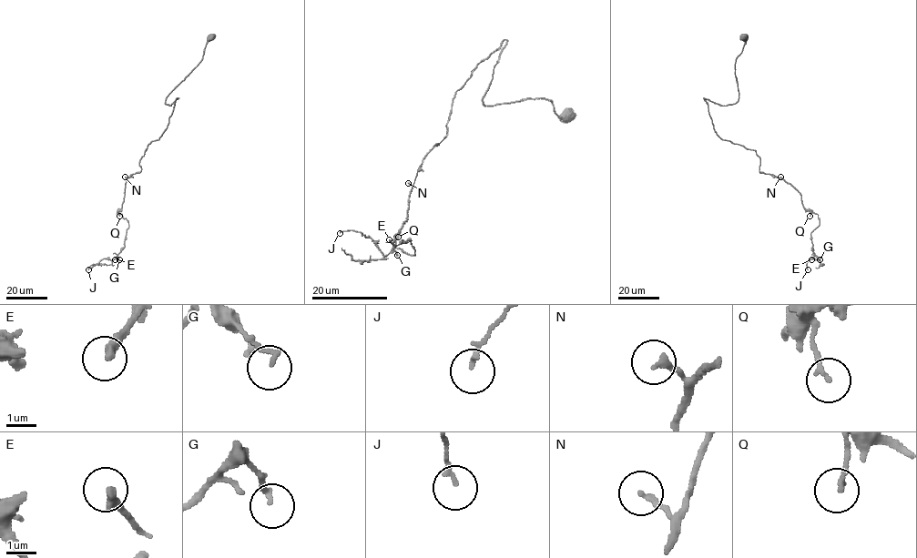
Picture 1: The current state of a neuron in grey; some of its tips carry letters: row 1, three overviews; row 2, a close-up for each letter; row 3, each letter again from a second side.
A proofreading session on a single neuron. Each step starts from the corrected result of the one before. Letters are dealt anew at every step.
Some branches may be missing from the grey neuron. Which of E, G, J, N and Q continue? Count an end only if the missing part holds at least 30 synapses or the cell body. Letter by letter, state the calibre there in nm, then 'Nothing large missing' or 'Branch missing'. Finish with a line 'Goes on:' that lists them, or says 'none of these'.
E: Thickness 340 nm. Branch missing
G: Thickness 140 nm. Nothing large missing
J: Thickness 130 nm. Nothing large missing
N: Thickness 190 nm. Nothing large missing
Q: Thickness 160 nm. Nothing large missing
Goes on: E

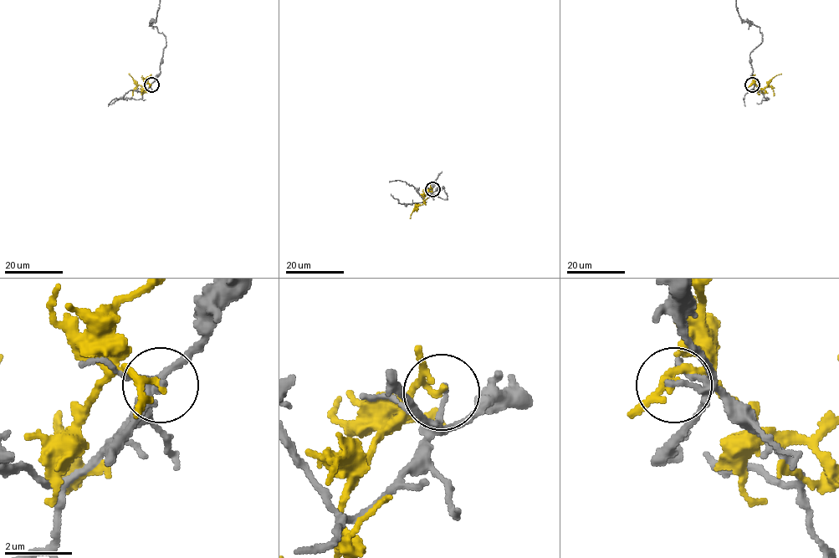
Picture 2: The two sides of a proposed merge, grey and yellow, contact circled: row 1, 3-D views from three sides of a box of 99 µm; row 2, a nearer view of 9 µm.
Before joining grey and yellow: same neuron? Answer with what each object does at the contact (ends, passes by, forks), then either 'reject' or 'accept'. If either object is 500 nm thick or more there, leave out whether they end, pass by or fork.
grey ends there; yellow passes by; reject

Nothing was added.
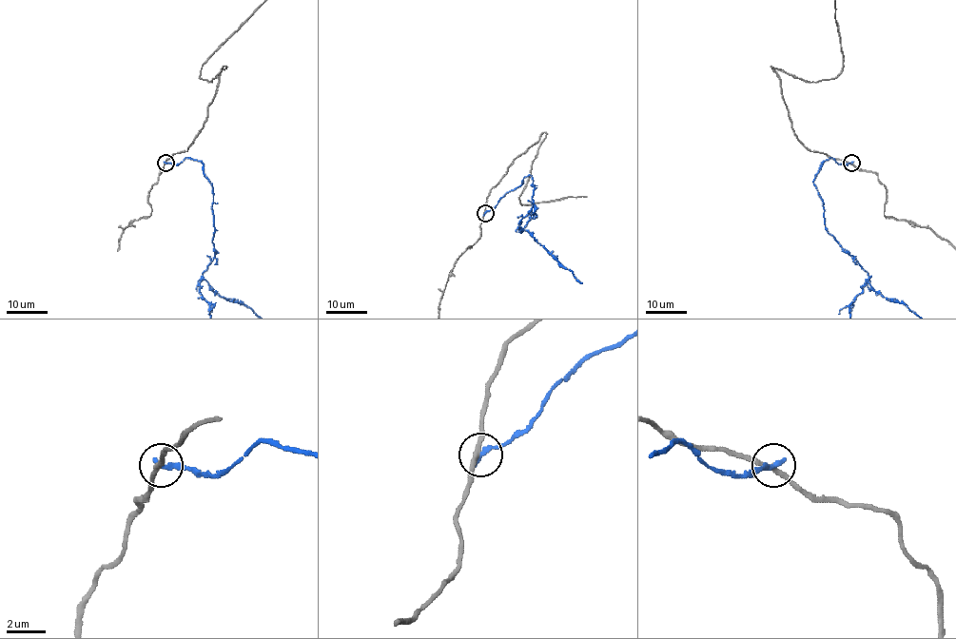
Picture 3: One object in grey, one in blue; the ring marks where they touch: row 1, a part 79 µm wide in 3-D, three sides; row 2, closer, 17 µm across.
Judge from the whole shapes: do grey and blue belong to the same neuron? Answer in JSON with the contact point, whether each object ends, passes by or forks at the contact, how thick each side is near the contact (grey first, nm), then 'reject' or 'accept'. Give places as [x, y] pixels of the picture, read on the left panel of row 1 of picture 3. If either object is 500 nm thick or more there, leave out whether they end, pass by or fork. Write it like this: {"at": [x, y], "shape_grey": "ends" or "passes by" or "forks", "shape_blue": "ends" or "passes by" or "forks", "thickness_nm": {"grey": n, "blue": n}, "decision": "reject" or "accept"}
{"at": [165, 163], "shape_grey": "passes by", "shape_blue": "ends", "thickness_nm": {"grey": 240, "blue": 260}, "decision": "reject"}

